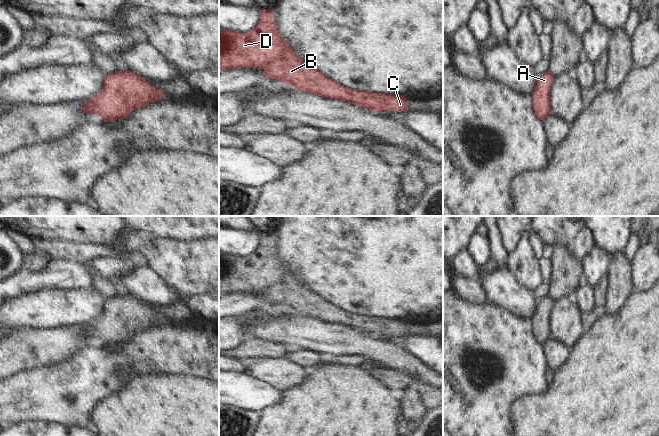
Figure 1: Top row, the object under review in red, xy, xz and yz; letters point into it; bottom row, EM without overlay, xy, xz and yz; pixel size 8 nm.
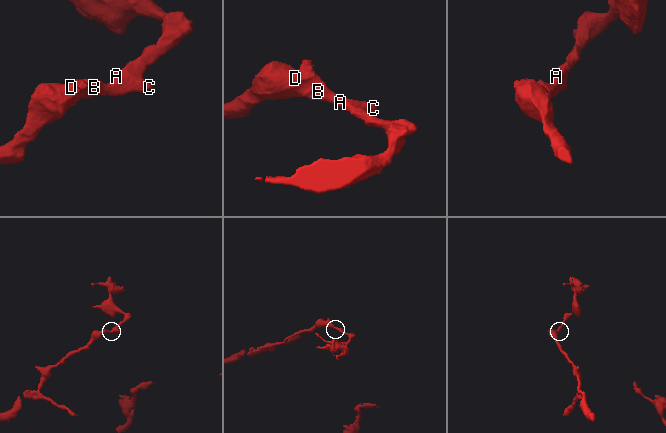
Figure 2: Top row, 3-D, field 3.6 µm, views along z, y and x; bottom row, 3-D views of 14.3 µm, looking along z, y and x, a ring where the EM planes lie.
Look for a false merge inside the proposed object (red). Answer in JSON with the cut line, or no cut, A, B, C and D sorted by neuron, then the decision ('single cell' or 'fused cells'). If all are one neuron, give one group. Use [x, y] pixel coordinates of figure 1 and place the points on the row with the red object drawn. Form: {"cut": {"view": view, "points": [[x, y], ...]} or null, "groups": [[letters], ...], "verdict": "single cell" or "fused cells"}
{"cut": null, "groups": [["A", "B", "C", "D"]], "verdict": "single cell"}

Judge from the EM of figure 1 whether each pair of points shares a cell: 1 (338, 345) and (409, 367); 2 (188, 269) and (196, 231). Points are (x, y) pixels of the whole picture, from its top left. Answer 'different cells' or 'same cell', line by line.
1: same cell
2: different cells

